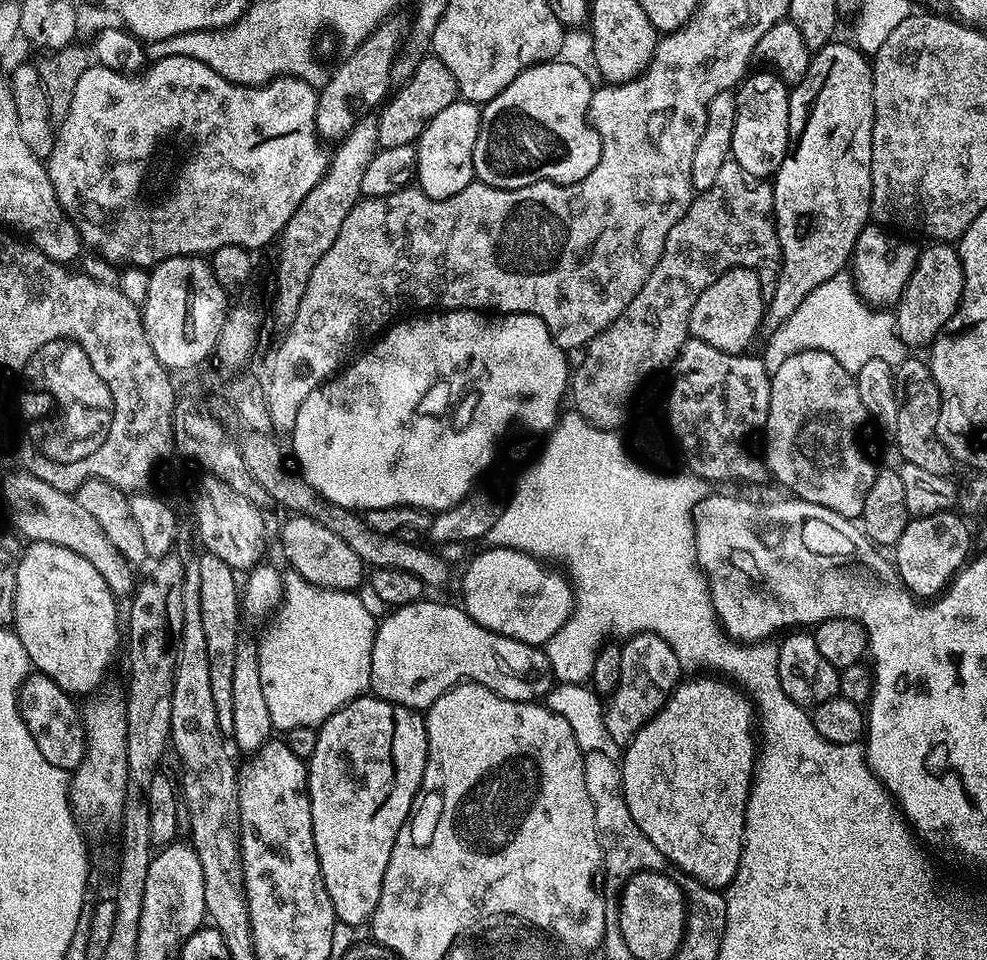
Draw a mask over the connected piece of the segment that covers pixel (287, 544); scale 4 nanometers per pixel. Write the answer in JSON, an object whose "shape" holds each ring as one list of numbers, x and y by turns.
{"shape":[[292,514,287,518,289,520,280,532,280,544,284,547,284,556,288,559,287,567,291,571,319,588,354,590,363,583,366,571,364,561,358,558,358,554,354,554,354,550,350,550,346,542,342,542,342,538,338,538,338,534,326,530,326,526,311,520,309,516]]}

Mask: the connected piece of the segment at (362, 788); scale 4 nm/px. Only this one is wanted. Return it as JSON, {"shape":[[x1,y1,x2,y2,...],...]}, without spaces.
{"shape":[[365,694,339,708,329,720,319,725,316,736,317,745,314,746,312,756,306,761,308,765,308,797,310,798,314,846,318,854,322,882,326,886,326,894,334,906,337,921,341,925,349,924,350,927,356,928,359,924,367,925,372,919,374,910,378,906,378,898,382,894,382,878,386,874,386,866,390,862,390,850,394,850,398,830,408,821,408,816,412,813,412,799,420,791,420,783,424,777,426,762,428,761,428,726,425,717,417,709,404,708,401,704,391,704,389,700,382,700,375,694]]}

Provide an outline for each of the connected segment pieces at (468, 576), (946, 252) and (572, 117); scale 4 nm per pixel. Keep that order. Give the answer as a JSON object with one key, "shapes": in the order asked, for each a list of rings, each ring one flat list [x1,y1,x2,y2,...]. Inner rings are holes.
{"shapes":[[[489,547,489,552,480,552,468,564,464,572,464,601,462,607,474,622,506,638,514,638,523,644,547,645,548,639,568,620,574,607,574,589,563,571,547,568,543,559,529,556,513,548]],[[932,242,927,246,929,248,925,252,923,249,917,255,916,269,899,298,900,310,897,309,894,314,900,336,910,346,931,345,949,327,947,324,951,322,952,315,954,320,961,311,964,299,964,267,959,251,948,242]],[[564,58,534,64,518,74,518,78,514,78,514,82,510,82,502,94,483,105,478,142,474,142,475,179,491,188,521,188,543,180,552,184,577,184,586,178,586,174,590,174,590,170,594,170,600,161,600,133,592,127,588,115,593,91,594,84,588,81,587,74,578,65,567,64],[508,110,512,116,516,116,518,128,514,128,514,122,506,118,510,116,506,114],[540,124,544,124,548,130,560,130,562,134,566,128,572,134,570,142,542,144,544,136,542,128,538,128],[526,130,530,130,530,134,526,134]]]}

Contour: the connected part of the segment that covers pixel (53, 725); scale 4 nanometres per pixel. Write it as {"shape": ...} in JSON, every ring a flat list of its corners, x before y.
{"shape":[[32,670,20,687,20,717,26,722,26,730,34,738,42,758,50,766,75,770,88,754,88,733,84,731,82,712,76,709,73,697,62,690,46,674]]}

